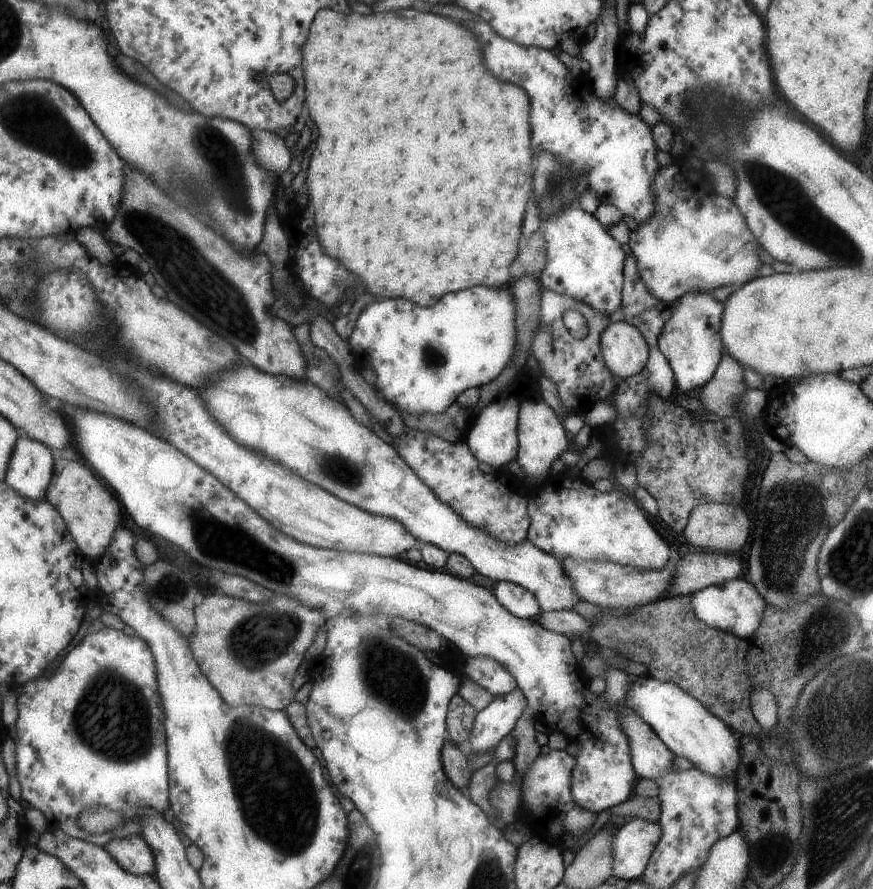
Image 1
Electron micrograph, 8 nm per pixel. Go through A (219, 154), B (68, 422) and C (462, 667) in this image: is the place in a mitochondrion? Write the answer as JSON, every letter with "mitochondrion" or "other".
{"A":"mitochondrion","B":"other","C":"other"}

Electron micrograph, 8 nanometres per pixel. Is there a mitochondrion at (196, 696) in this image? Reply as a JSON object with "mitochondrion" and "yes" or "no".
{"mitochondrion":"no"}

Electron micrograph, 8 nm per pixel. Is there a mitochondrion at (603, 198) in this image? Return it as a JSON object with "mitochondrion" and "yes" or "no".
{"mitochondrion":"no"}

